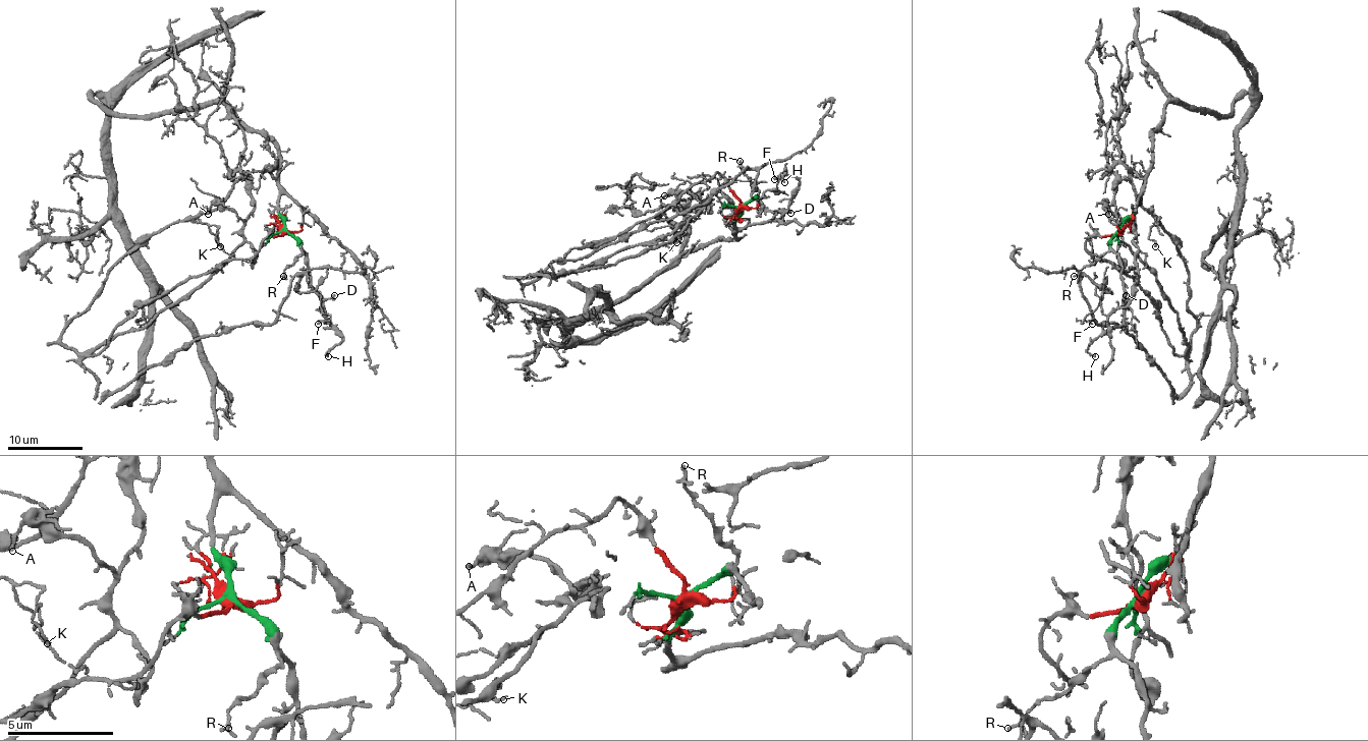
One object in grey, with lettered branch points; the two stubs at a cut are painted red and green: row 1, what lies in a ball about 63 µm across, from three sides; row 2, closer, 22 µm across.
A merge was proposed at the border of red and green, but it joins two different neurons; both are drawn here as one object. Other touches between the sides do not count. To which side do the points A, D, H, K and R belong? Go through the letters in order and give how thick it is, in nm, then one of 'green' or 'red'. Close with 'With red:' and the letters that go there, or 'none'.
A: 110 nm | red
D: 140 nm | green
H: 130 nm | green
K: 90 nm | red
R: 100 nm | green
With red: A, K

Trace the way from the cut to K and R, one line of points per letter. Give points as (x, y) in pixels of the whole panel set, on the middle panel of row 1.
K: (741, 207), (714, 173), (613, 238), (516, 278), (565, 276), (636, 245), (677, 242)
R: (741, 207), (759, 193), (745, 173), (741, 160)

